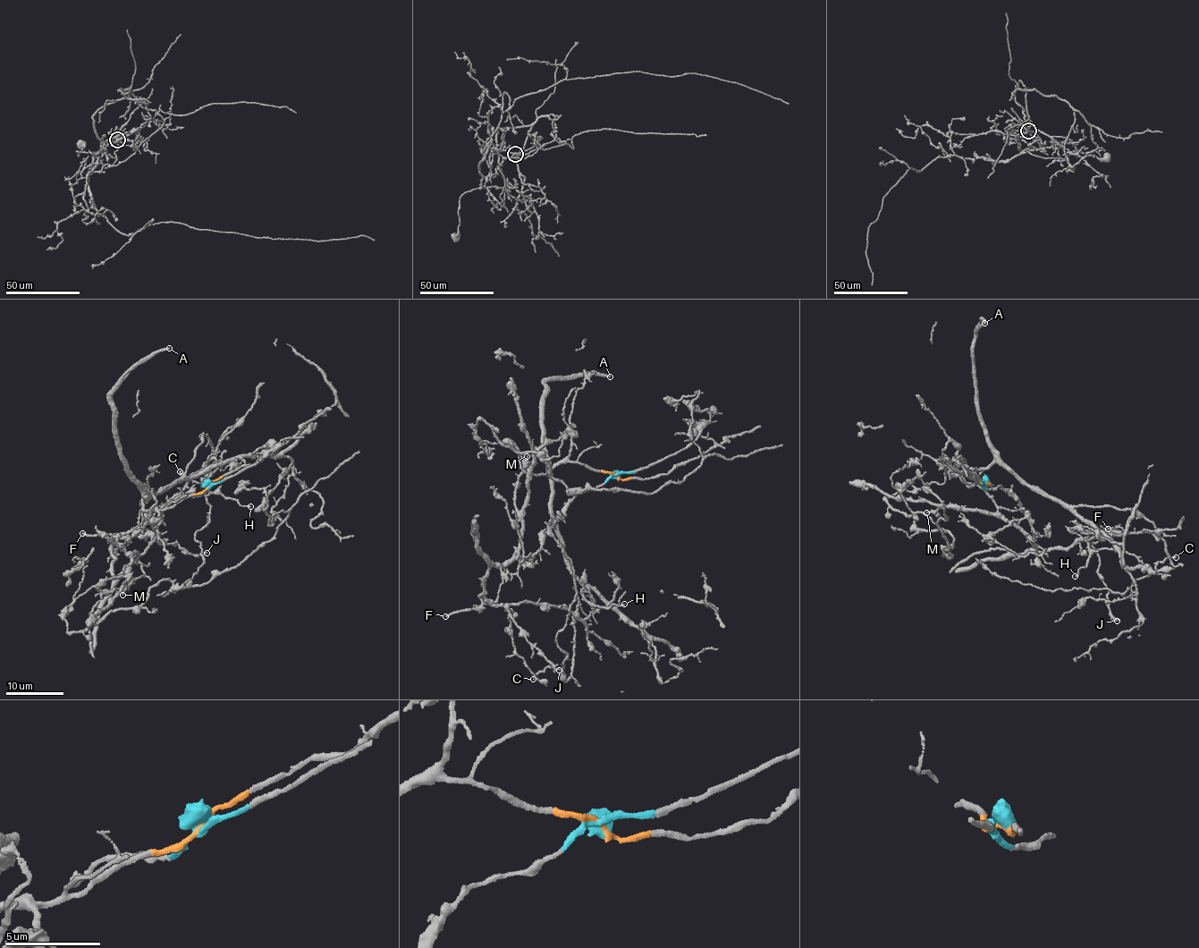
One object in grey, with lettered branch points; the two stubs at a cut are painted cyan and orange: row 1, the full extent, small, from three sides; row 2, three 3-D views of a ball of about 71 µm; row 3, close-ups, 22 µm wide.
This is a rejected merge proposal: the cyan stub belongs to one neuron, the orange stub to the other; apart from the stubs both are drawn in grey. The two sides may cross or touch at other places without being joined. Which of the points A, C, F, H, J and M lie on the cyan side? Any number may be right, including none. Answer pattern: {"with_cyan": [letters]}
{"with_cyan": ["F", "J", "M"]}

